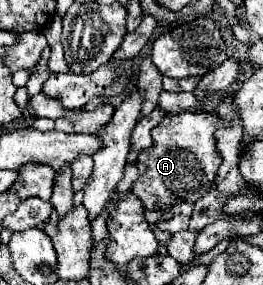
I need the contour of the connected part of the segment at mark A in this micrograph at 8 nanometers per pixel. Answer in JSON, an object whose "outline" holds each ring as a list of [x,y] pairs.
{"outline":[[[181,112],[167,114],[153,130],[153,144],[149,150],[141,150],[137,156],[139,178],[133,184],[133,194],[143,202],[147,210],[163,208],[177,202],[193,204],[207,190],[211,190],[217,176],[221,156],[215,146],[215,124],[217,116],[211,112]]]}

